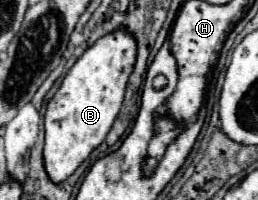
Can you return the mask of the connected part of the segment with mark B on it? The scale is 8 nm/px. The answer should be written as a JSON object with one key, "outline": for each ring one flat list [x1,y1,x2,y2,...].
{"outline":[[116,30,96,40,96,44,92,44,68,70,44,114,44,168,54,184,62,184,90,156,90,152,104,142,120,112,134,60,134,38,124,30]]}

